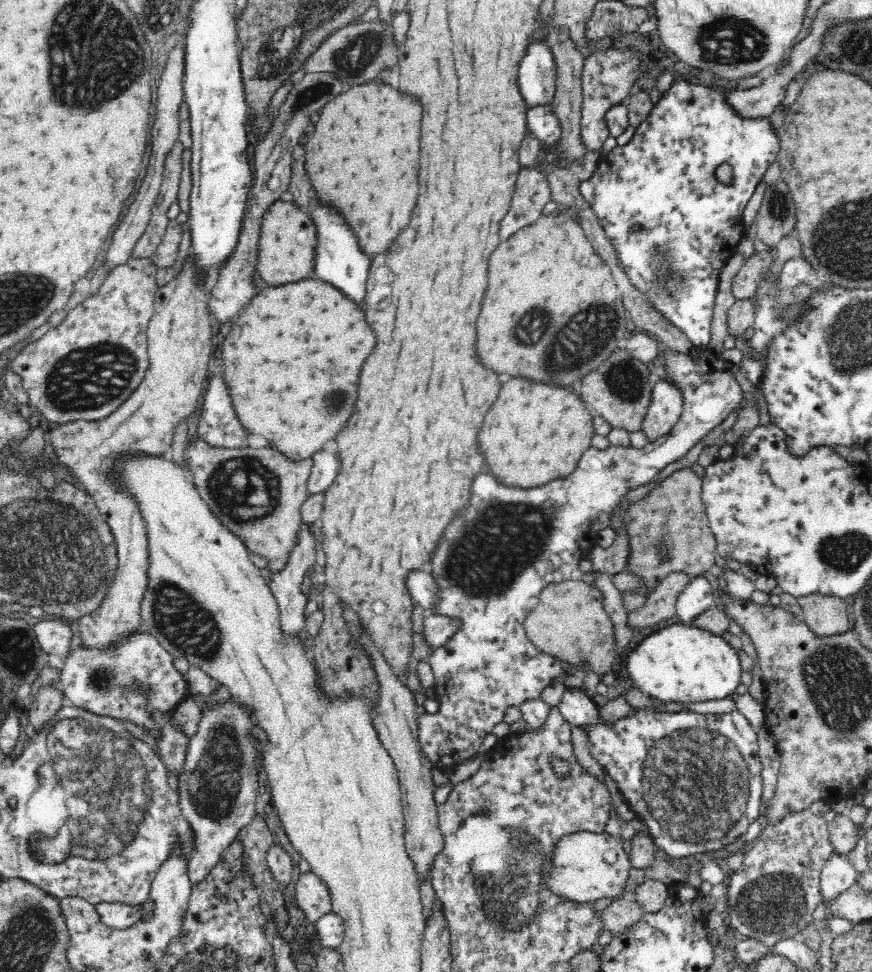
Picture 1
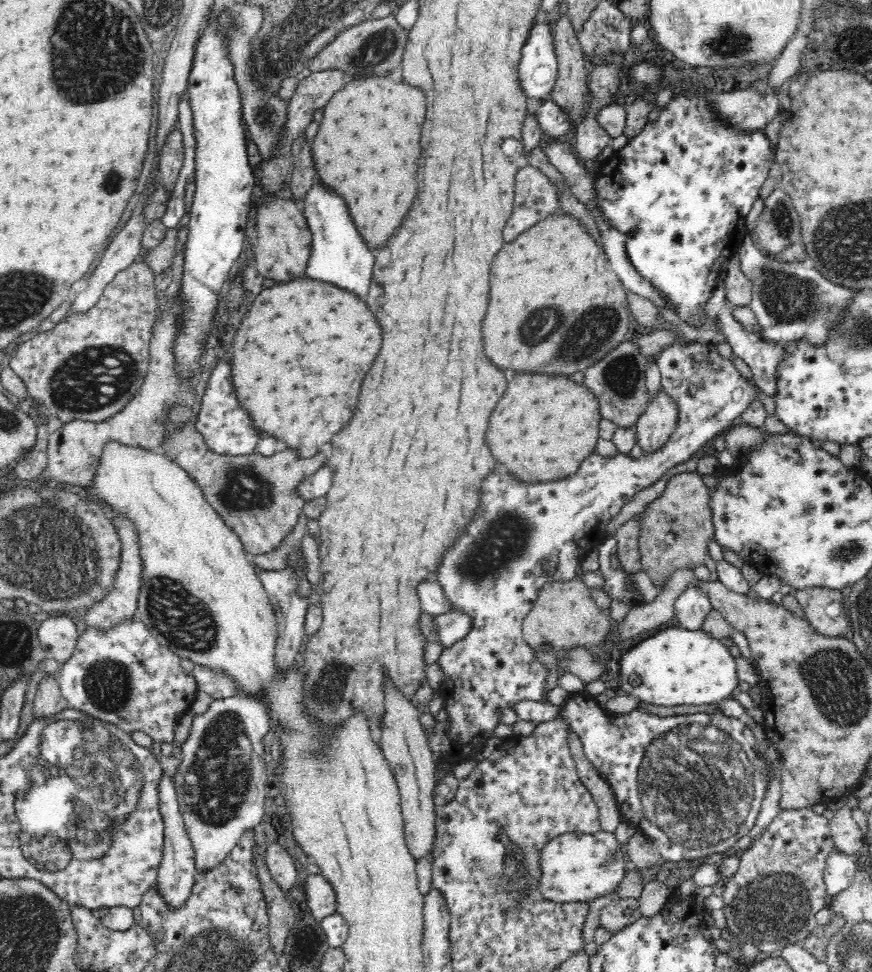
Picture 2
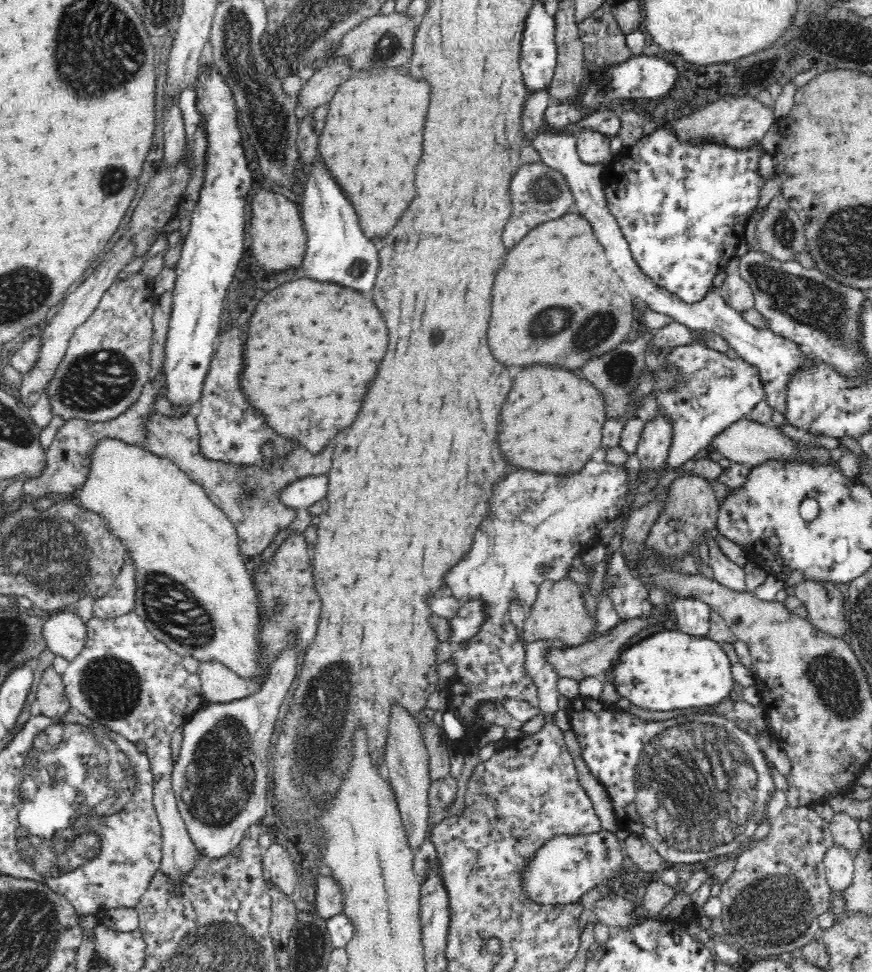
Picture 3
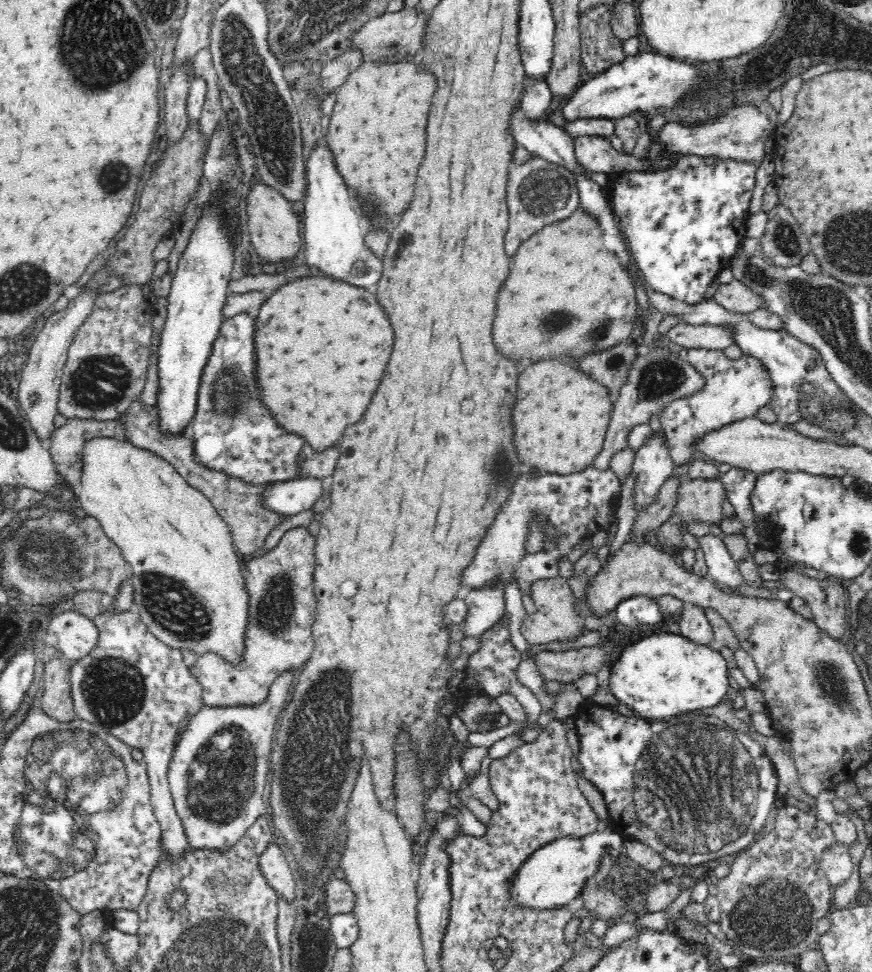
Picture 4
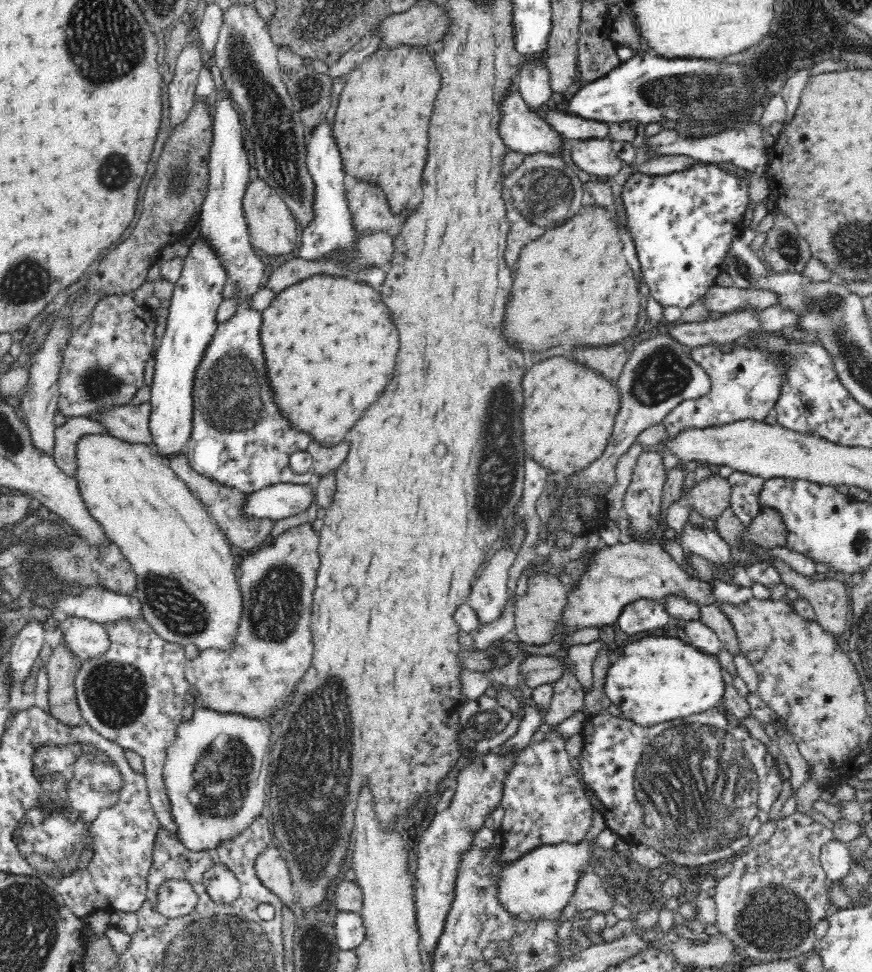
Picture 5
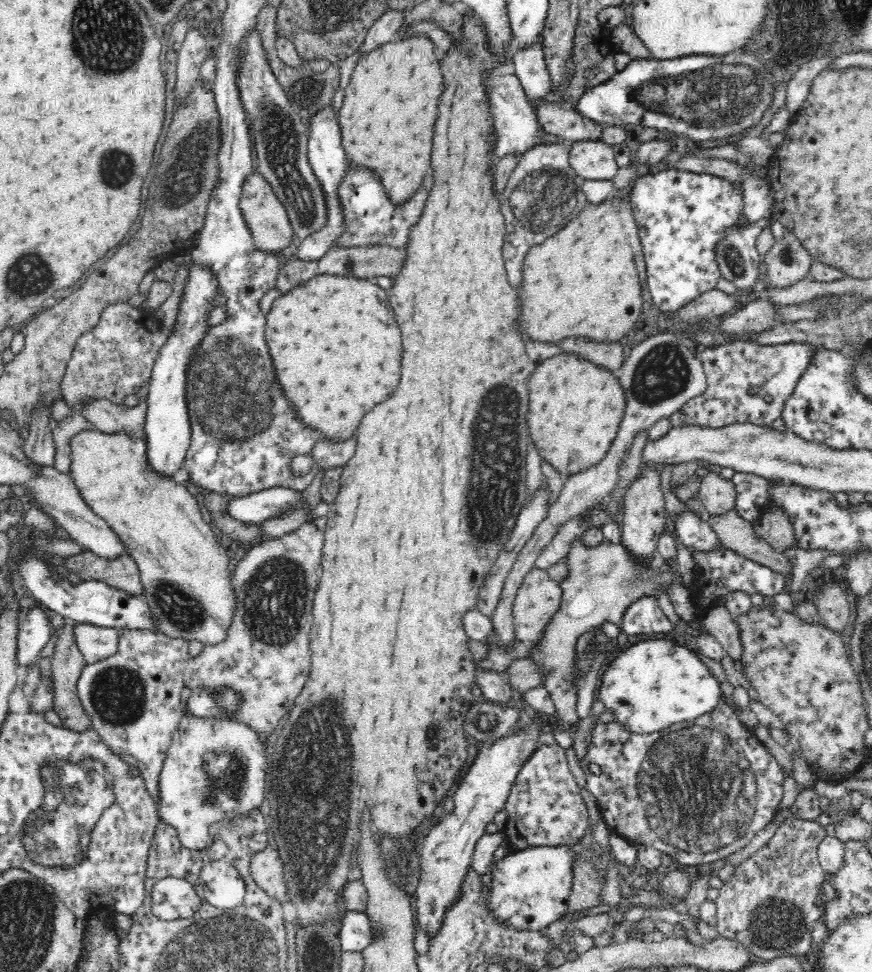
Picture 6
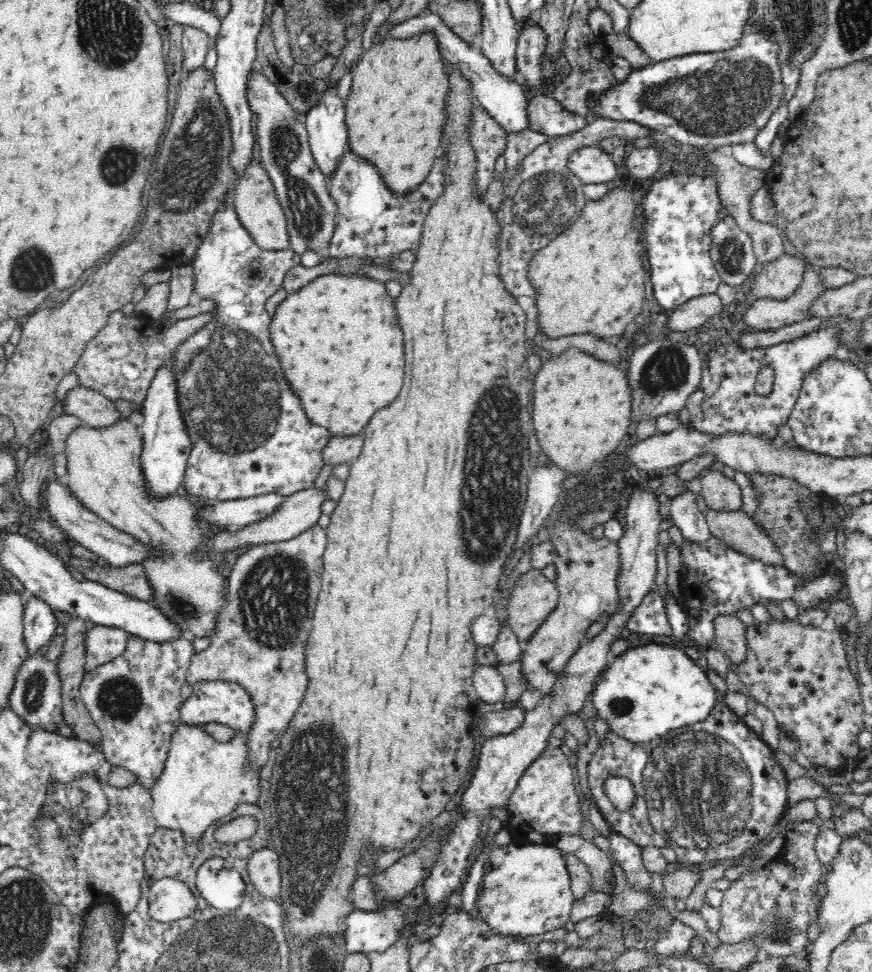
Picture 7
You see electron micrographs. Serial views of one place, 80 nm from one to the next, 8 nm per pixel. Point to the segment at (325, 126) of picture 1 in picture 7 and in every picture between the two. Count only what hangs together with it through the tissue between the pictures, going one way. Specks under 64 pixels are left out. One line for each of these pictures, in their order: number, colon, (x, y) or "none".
2: (366, 151)
3: (371, 143)
4: (376, 133)
5: (380, 125)
6: (385, 122)
7: (393, 113)

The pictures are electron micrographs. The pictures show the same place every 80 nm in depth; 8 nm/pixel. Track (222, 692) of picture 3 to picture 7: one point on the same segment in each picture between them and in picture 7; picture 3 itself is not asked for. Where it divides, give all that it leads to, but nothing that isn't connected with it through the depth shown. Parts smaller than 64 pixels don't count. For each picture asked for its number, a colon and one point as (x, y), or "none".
4: (283, 604)
5: (274, 647)
6: (266, 659)
7: (260, 645)

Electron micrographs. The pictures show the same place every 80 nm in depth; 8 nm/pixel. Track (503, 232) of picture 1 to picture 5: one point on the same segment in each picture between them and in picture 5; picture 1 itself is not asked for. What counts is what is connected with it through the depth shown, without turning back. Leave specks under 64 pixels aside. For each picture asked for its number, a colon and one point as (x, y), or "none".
2: (535, 196)
3: (539, 193)
4: (539, 192)
5: (543, 190)

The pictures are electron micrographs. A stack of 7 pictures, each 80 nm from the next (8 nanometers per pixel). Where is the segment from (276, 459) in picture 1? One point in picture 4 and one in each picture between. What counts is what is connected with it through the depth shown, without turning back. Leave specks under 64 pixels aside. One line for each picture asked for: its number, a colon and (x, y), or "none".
2: (257, 496)
3: (250, 494)
4: (241, 502)

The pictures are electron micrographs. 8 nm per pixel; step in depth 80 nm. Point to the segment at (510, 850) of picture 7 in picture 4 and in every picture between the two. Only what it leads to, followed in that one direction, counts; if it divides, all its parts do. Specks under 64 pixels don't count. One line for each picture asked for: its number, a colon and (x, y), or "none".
4: (553, 876)
5: (540, 884)
6: (530, 889)

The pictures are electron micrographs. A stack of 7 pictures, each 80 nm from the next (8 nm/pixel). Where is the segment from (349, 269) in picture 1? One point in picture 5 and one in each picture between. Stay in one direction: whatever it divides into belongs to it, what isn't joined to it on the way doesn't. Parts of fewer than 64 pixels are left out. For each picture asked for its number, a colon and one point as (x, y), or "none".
2: (339, 255)
3: (337, 250)
4: (334, 246)
5: (331, 231)

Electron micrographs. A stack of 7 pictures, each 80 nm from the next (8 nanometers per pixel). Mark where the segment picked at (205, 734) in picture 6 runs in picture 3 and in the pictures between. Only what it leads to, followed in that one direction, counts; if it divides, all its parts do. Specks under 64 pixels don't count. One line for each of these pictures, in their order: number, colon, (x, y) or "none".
3: (220, 778)
4: (220, 764)
5: (215, 773)

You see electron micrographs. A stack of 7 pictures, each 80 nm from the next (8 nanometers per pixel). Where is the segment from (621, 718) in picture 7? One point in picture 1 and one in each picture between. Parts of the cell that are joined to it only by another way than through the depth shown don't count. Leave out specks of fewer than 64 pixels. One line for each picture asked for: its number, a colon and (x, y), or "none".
1: (680, 663)
2: (676, 666)
3: (670, 670)
4: (666, 674)
5: (659, 678)
6: (653, 683)

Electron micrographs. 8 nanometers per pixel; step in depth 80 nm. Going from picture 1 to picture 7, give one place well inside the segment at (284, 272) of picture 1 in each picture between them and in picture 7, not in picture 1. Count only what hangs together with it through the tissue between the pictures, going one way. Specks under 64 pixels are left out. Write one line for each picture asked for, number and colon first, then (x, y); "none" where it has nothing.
2: (284, 240)
3: (279, 240)
4: (274, 229)
5: (271, 226)
6: (266, 216)
7: (257, 205)

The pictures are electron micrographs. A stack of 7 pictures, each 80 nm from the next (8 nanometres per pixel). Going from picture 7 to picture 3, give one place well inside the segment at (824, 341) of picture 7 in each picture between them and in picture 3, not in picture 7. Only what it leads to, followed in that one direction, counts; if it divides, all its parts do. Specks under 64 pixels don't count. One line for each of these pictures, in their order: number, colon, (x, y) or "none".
3: (714, 392)
4: (734, 390)
5: (745, 383)
6: (748, 382)

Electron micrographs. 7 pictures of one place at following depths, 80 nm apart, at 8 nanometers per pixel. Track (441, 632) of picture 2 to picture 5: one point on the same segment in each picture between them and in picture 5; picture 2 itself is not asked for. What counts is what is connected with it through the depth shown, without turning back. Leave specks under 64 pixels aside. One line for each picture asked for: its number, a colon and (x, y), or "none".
3: (464, 624)
4: (483, 607)
5: (488, 595)

